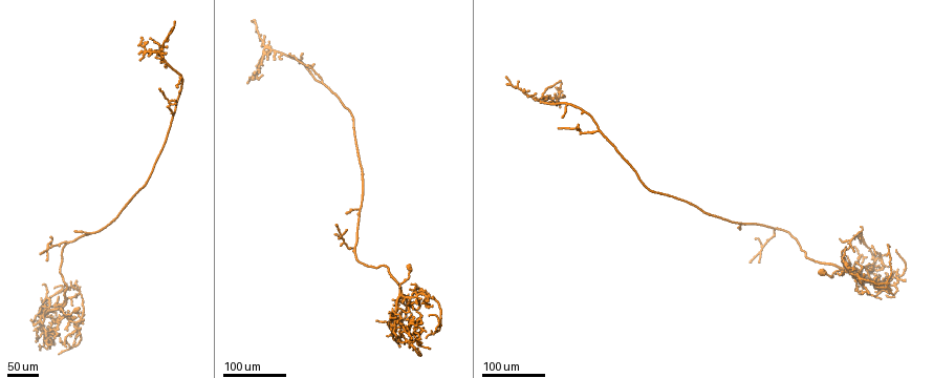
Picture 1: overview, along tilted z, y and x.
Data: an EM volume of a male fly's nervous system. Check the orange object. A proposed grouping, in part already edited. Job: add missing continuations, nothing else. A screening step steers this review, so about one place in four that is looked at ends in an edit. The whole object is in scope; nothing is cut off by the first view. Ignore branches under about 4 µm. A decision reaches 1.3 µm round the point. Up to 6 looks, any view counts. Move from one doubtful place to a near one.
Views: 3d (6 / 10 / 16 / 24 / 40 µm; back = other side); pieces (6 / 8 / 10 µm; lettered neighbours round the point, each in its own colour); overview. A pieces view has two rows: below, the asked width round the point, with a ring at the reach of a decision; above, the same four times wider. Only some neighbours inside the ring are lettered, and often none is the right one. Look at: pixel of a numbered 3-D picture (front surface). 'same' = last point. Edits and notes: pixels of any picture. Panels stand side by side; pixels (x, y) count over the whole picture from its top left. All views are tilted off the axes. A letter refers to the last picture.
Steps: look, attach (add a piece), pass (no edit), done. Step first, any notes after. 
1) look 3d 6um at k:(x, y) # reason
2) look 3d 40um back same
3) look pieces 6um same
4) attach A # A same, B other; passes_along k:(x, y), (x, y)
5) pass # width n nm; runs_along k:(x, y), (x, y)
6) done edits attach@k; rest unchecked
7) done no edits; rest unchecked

look 3d 40um at 1:(411, 283) # branch stops here

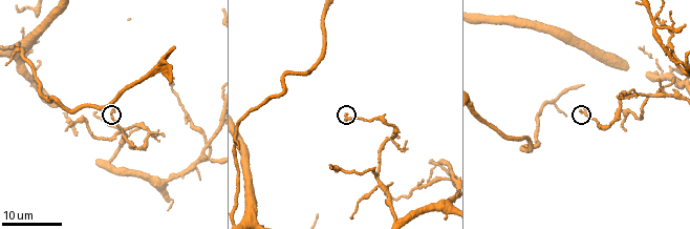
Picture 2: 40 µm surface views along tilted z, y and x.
look pieces 6um at 2:(585, 107)

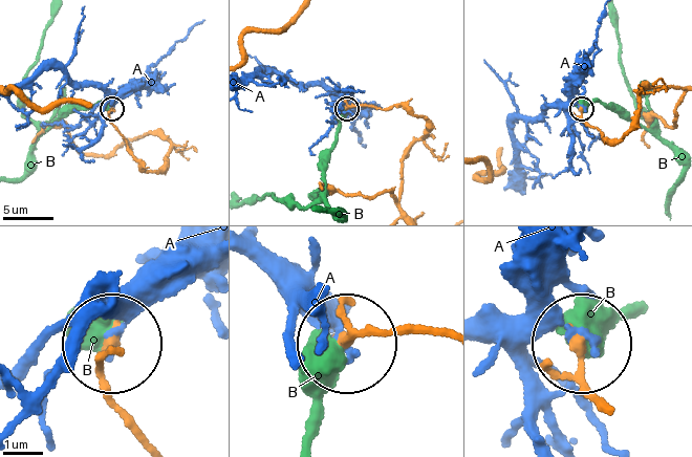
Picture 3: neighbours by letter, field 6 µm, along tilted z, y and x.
pass # A other, B other; runs_along 3:(401, 174), (429, 132), (425, 120), (397, 106), (346, 108); no lettered piece goes on from it

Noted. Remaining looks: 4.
look 3d 24um at 1:(405, 342) # branch stops here

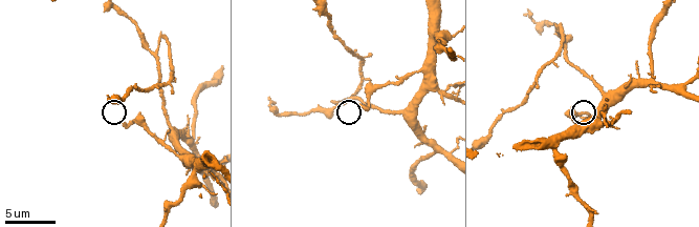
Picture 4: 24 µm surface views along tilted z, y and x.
look pieces 8um at 4:(361, 106)

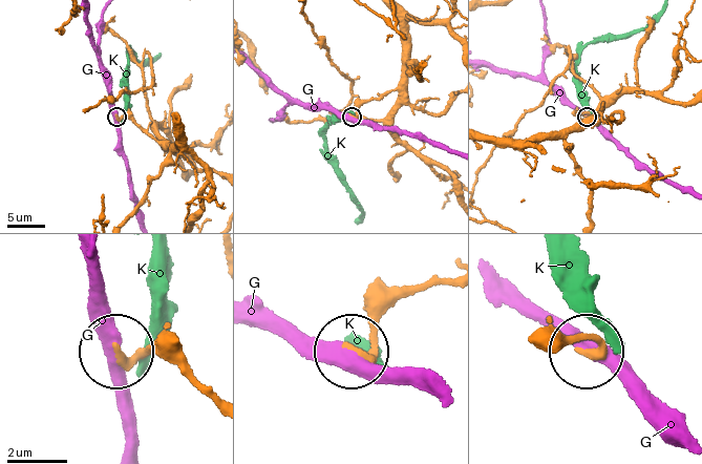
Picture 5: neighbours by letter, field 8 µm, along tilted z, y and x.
pass # G other, K other; none of them fits

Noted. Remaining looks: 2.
look 3d 40um at 1:(897, 276) # branch stops here

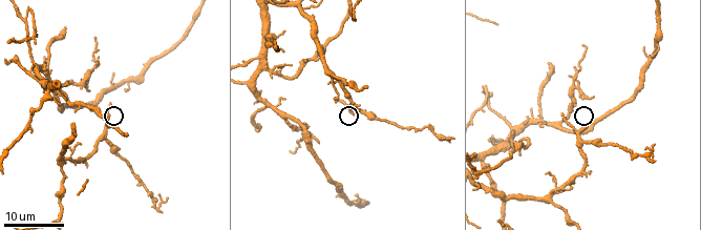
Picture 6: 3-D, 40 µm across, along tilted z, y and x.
look pieces 6um at 6:(562, 113) # see the neighbours

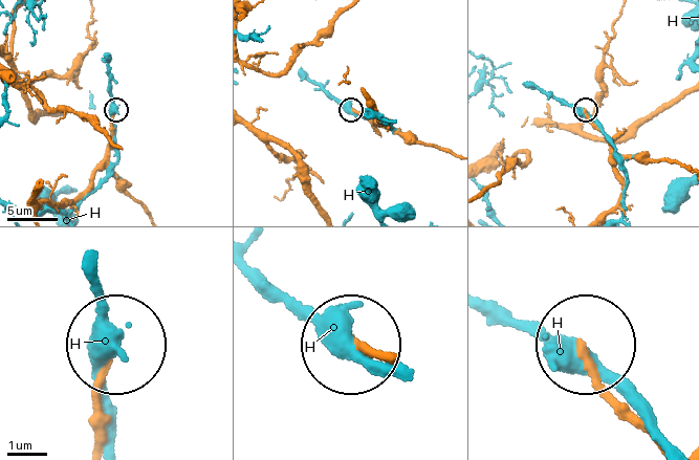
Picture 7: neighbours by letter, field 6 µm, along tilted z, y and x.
pass # H other; none of them fits

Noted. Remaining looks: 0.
done no edits; rest unchecked

